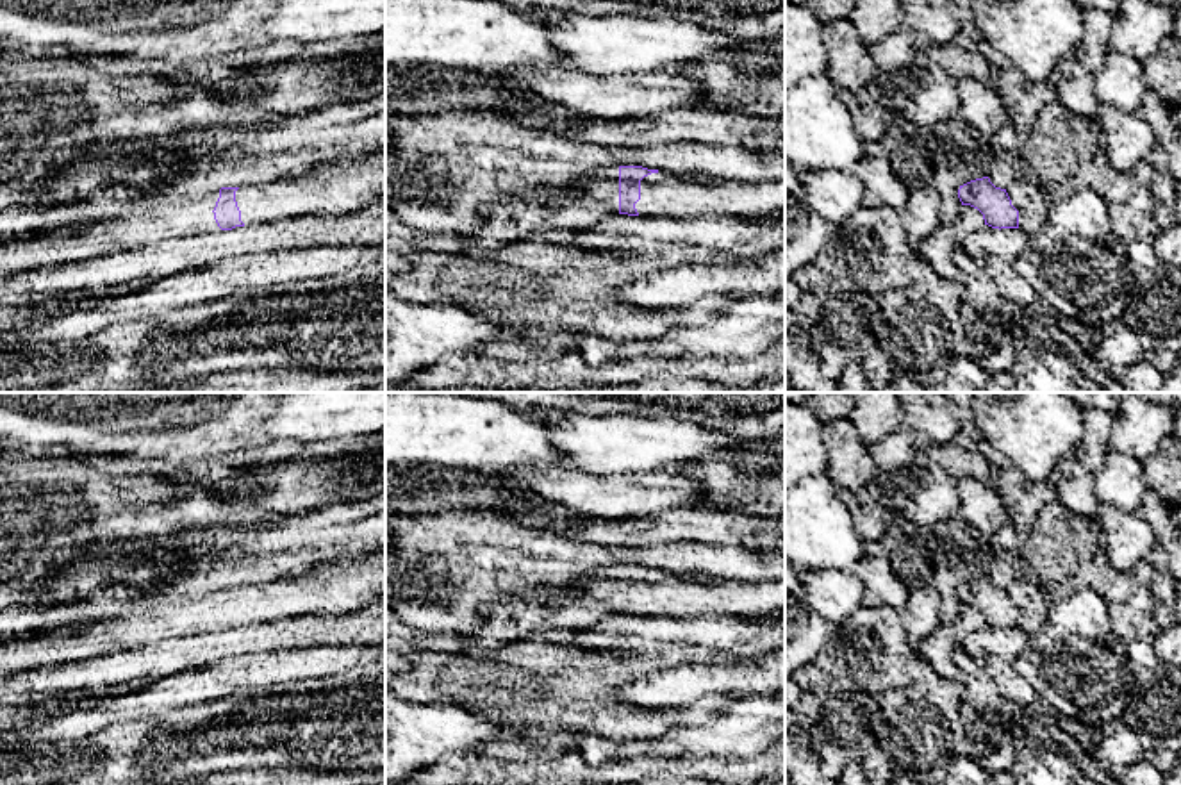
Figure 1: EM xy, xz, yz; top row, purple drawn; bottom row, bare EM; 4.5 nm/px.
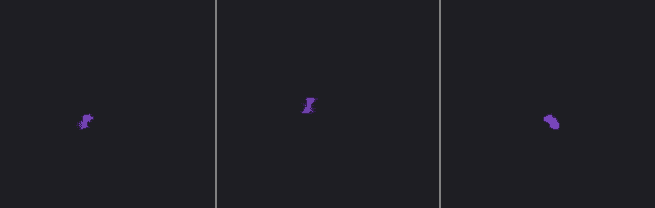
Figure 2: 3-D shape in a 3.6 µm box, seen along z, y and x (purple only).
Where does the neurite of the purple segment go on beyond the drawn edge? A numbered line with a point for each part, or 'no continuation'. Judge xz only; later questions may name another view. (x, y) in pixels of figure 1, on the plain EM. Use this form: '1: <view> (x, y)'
1: xz (666, 594)

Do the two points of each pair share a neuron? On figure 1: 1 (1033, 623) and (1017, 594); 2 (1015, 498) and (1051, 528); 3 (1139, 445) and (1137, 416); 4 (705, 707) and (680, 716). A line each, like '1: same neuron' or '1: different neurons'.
1: same neuron
2: different neurons
3: same neuron
4: same neuron

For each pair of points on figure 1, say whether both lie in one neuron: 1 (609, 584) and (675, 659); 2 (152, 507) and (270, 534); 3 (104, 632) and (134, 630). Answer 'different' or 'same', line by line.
1: same
2: different
3: same

